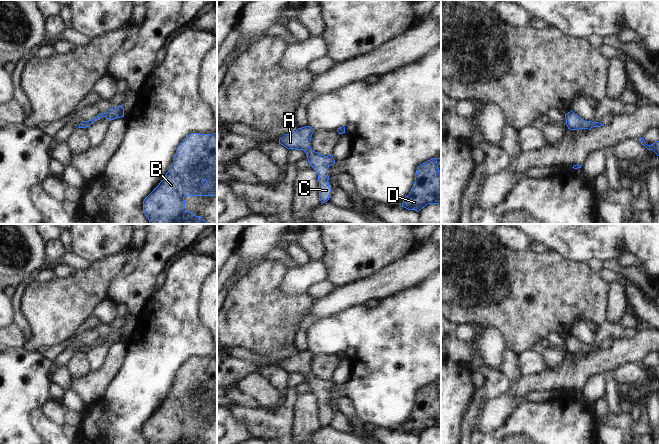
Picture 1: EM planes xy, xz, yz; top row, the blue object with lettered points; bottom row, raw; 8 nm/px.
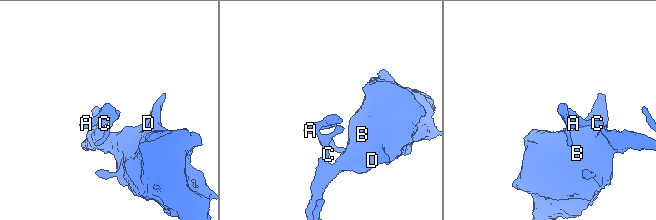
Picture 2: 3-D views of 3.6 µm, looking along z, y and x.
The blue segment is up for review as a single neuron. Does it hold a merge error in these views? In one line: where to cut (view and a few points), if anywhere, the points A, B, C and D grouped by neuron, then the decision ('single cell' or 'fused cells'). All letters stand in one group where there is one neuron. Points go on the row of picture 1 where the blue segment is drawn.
no cut | A B C D | single cell

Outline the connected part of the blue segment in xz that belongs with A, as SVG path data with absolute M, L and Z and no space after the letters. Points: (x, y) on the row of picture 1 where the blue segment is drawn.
M310 126L298 128L296 131L285 134L279 139L279 144L289 149L303 150L308 162L316 171L319 181L319 199L321 203L329 200L331 189L329 188L328 168L334 164L335 160L331 155L324 156L311 149L310 141L314 129Z

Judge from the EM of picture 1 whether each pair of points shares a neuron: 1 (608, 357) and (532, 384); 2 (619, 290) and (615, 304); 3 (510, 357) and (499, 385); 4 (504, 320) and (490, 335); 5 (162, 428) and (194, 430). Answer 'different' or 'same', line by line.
1: same
2: same
3: different
4: different
5: same

